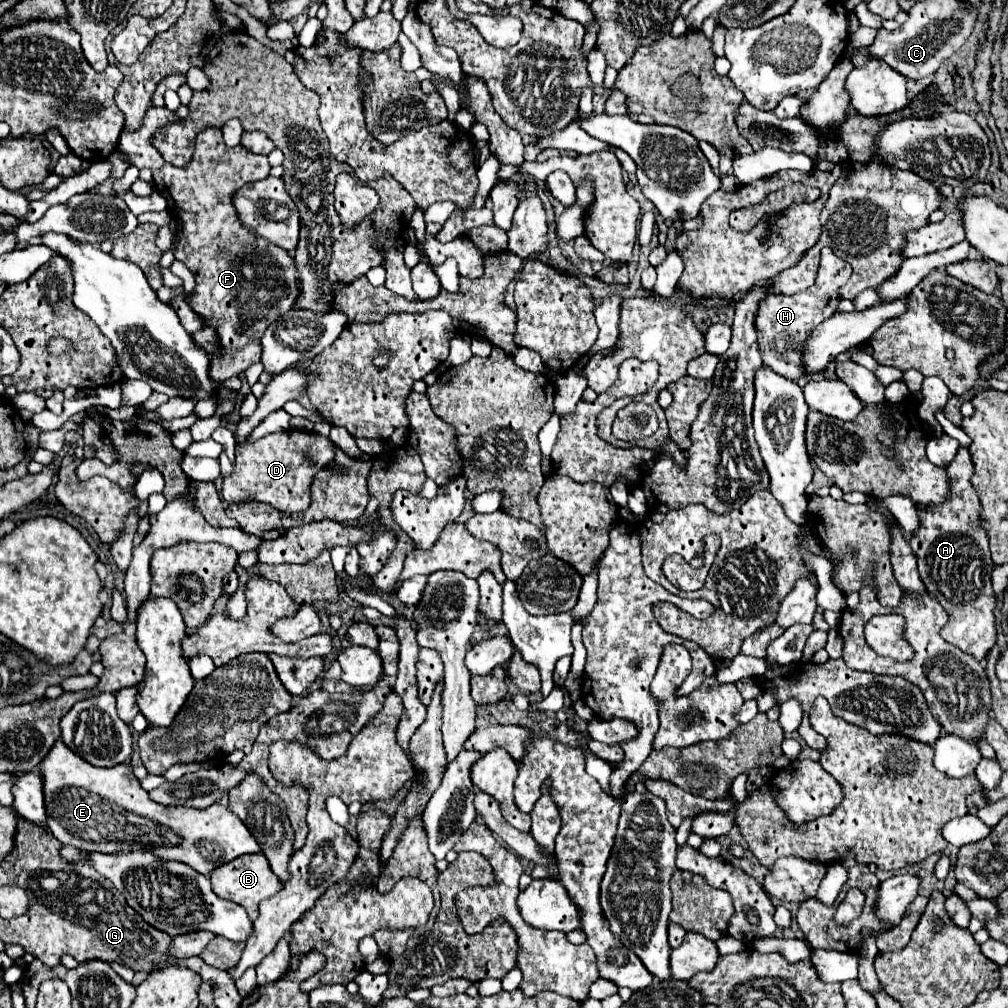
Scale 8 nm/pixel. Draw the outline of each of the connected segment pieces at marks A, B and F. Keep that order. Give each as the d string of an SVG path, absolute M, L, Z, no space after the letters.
M959 448L957 458L951 462L947 468L949 486L951 490L947 496L945 504L939 506L917 506L917 514L921 518L921 526L915 530L915 534L909 540L911 550L917 556L917 566L919 566L919 576L929 590L929 594L947 610L949 622L943 626L941 636L955 644L957 648L965 650L967 654L975 656L977 660L983 660L987 652L993 648L997 642L995 634L995 592L991 588L991 572L995 564L991 562L991 552L989 552L989 538L987 532L979 526L979 496L975 494L975 488L971 486L971 474L975 472L975 466L971 466L971 454L967 448Z
M245 854L245 856L239 856L219 868L215 868L211 872L211 886L219 898L225 898L225 900L231 900L231 902L243 906L251 920L255 920L259 916L259 904L265 898L275 896L283 888L281 880L275 874L271 874L269 862L267 862L267 858L263 858L263 854Z
M149 108L139 130L131 130L131 134L127 134L127 130L121 132L119 150L125 152L133 166L151 168L157 192L167 198L167 210L173 218L183 222L183 236L175 258L185 262L197 280L189 306L211 322L223 346L221 358L211 362L209 374L215 380L227 380L259 362L263 332L291 308L299 294L297 270L293 258L283 248L265 238L256 238L244 228L231 204L231 196L243 184L269 176L271 166L267 156L251 154L241 144L227 148L221 128L209 126L195 136L195 154L191 162L185 166L167 164L153 146L153 136L163 126L175 122L181 122L181 118L169 108Z

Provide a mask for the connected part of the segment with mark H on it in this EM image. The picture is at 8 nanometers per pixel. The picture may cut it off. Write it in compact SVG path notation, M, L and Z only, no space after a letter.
M823 248L817 282L811 288L797 292L793 296L767 294L761 300L759 312L755 318L755 326L757 326L757 342L759 342L763 366L775 370L777 374L781 374L789 380L795 380L801 386L805 382L809 382L807 370L803 370L803 366L799 366L799 342L803 342L803 338L807 338L807 334L811 334L811 330L817 324L821 324L823 320L827 320L835 314L835 308L841 302L839 290L843 284L847 284L847 280L851 278L851 272L853 270L851 270L849 262L841 260L831 248Z

